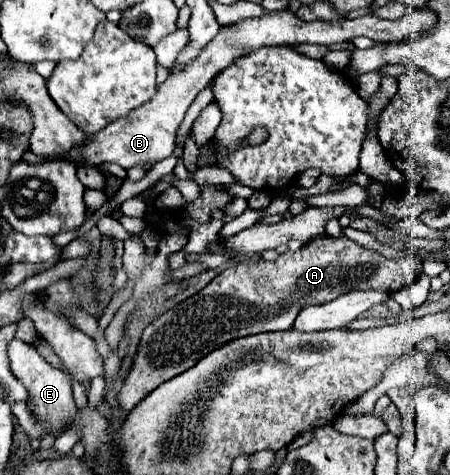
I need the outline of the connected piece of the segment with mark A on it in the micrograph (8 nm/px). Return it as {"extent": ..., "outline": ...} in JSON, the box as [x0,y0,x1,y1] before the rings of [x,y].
{"extent":[118,235,416,411],"outline":[[[326,235],[312,239],[298,251],[278,255],[276,261],[258,261],[256,265],[242,263],[224,269],[200,293],[172,307],[144,329],[132,371],[118,393],[122,409],[132,411],[158,385],[188,371],[202,357],[228,341],[264,331],[290,329],[302,307],[328,303],[350,291],[398,291],[416,279],[416,267],[410,263],[412,255],[412,251],[406,251],[402,259],[388,259],[346,237]]]}

